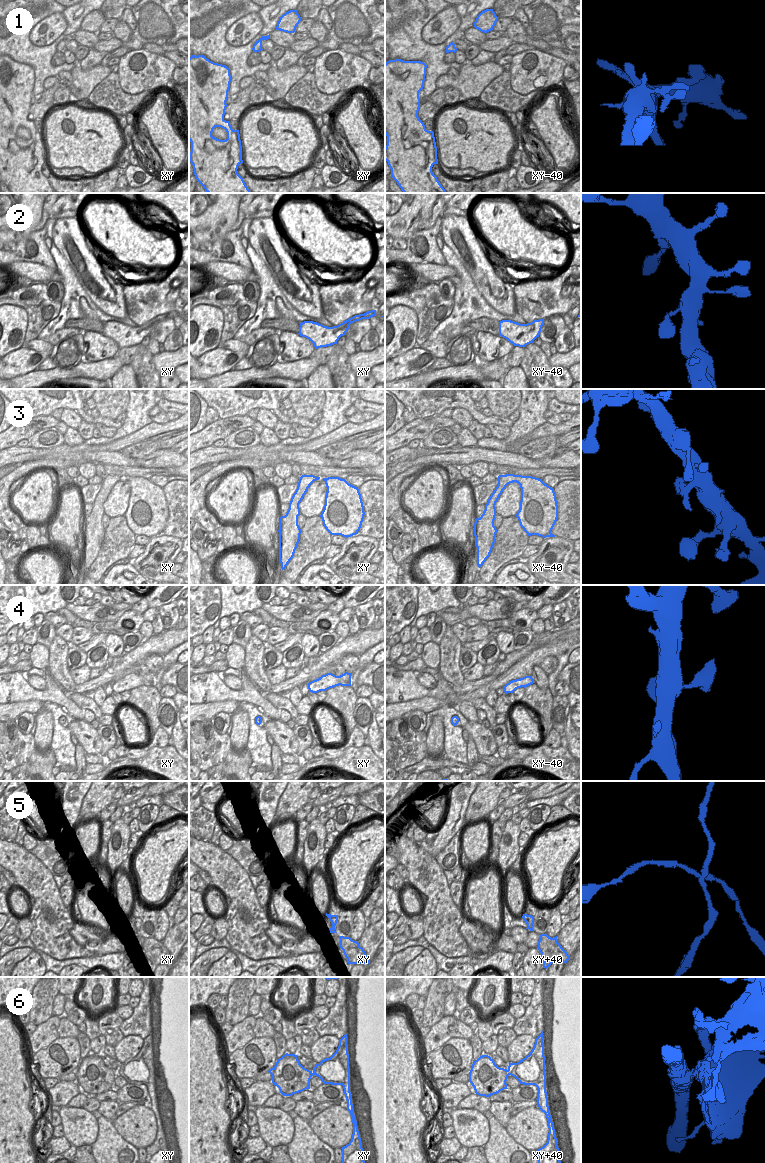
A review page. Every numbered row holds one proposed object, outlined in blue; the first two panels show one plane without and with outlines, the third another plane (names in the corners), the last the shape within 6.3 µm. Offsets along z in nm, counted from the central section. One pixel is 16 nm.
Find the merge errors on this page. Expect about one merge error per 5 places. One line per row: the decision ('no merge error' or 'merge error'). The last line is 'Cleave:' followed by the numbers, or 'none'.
1: no merge error
2: no merge error
3: no merge error
4: no merge error
5: merge error
6: merge error
Cleave: 5, 6

